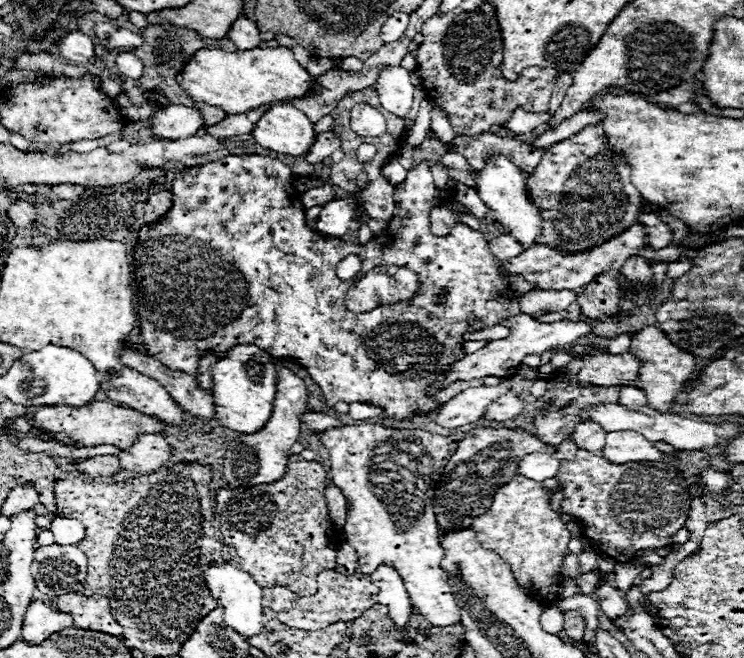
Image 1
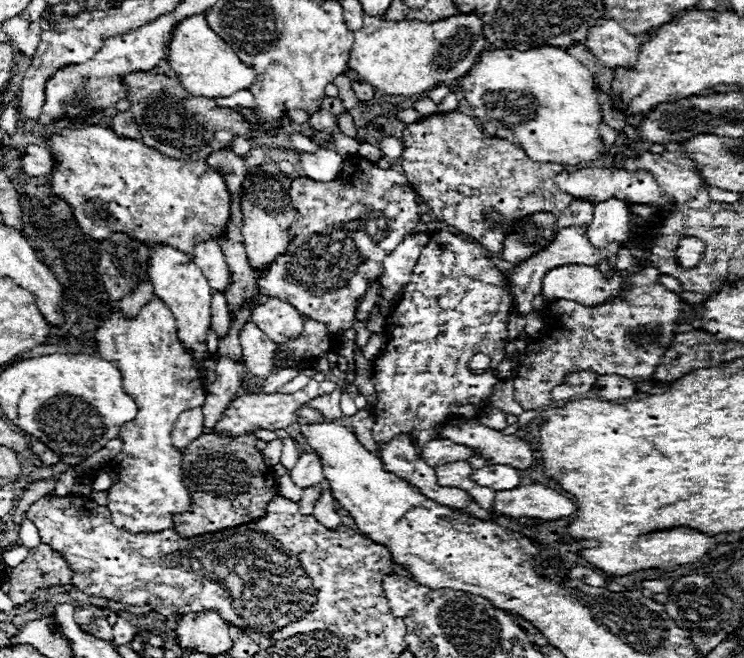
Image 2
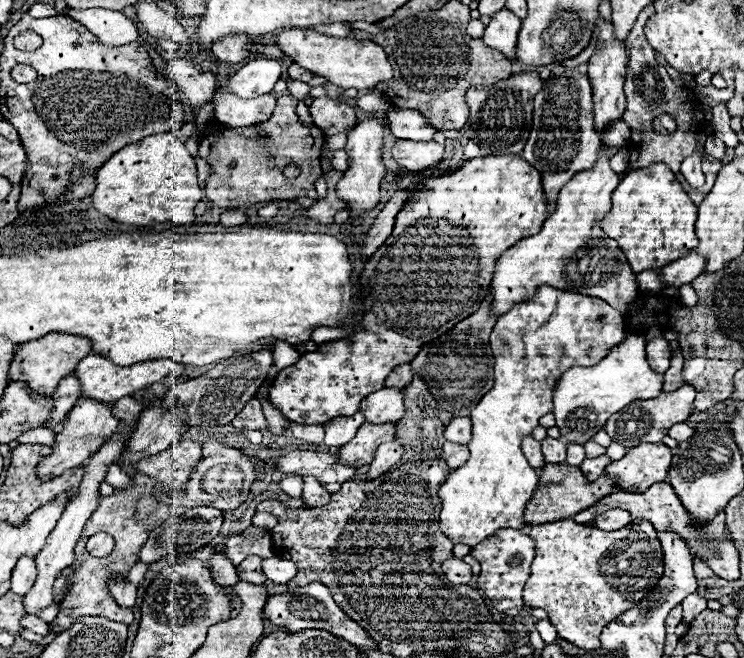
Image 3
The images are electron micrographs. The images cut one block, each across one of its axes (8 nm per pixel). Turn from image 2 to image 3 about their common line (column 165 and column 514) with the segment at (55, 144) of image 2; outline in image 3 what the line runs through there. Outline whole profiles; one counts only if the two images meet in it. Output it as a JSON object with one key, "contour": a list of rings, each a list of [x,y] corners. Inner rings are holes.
{"contour":[[[480,156],[464,162],[450,174],[426,178],[424,184],[418,186],[416,196],[412,196],[412,200],[408,200],[408,204],[396,216],[394,232],[390,238],[368,258],[360,274],[360,284],[364,288],[362,328],[346,340],[318,344],[316,352],[308,352],[296,364],[280,370],[268,390],[268,400],[290,422],[298,424],[326,424],[336,416],[356,414],[364,396],[384,388],[384,380],[392,368],[412,362],[424,342],[432,342],[434,338],[454,328],[460,320],[476,312],[488,294],[488,284],[494,278],[496,260],[508,248],[512,248],[516,240],[540,232],[540,224],[544,224],[546,218],[548,202],[542,190],[540,172],[520,156]],[[404,334],[424,336],[408,338]]]}

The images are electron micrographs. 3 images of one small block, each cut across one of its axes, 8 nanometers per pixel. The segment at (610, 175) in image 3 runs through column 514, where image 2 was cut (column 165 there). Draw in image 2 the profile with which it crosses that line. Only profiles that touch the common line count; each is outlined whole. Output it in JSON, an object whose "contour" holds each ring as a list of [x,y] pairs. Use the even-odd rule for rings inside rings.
{"contour":[[[156,244],[150,246],[150,272],[148,272],[154,294],[172,310],[178,326],[178,338],[186,344],[186,348],[192,350],[196,360],[204,360],[208,356],[206,348],[206,330],[210,326],[210,300],[212,300],[212,288],[200,268],[192,262],[190,256],[184,252],[168,246],[168,244]]]}

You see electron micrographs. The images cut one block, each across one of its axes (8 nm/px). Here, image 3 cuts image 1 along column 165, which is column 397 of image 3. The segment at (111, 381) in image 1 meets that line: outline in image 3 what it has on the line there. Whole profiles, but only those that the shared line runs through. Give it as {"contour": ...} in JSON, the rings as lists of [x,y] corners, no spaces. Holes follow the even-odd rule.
{"contour":[[[382,388],[372,392],[368,398],[364,398],[360,412],[372,424],[398,422],[400,416],[404,416],[404,390]]]}

